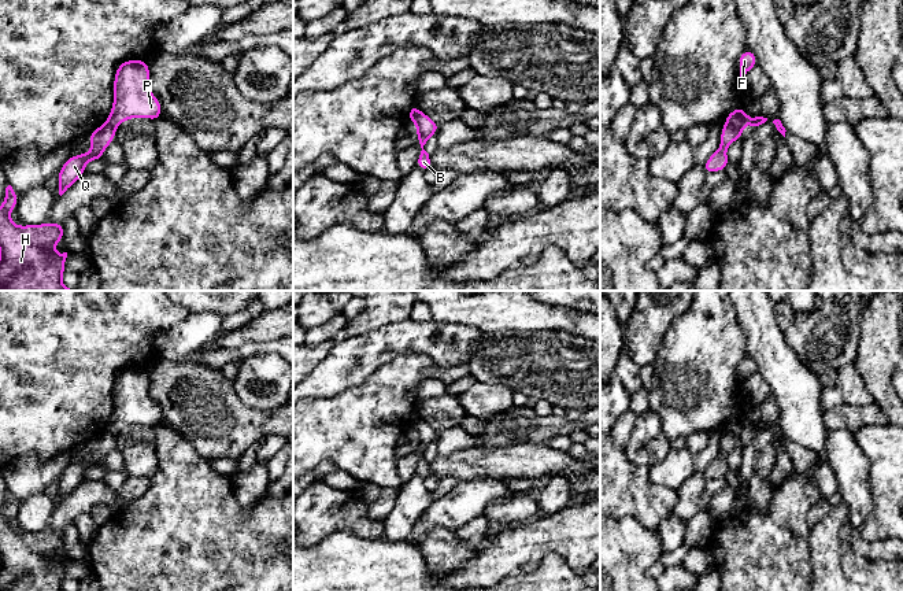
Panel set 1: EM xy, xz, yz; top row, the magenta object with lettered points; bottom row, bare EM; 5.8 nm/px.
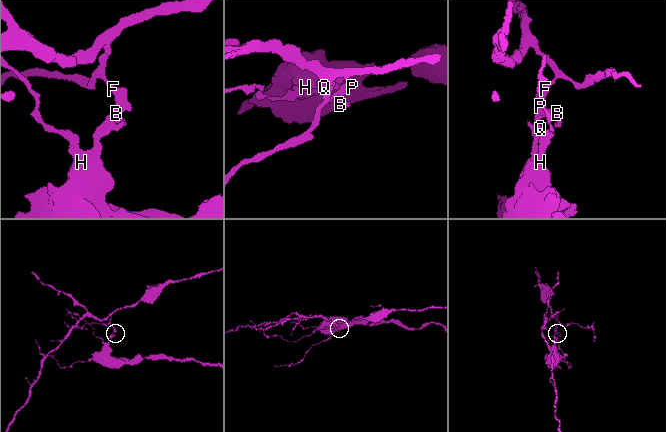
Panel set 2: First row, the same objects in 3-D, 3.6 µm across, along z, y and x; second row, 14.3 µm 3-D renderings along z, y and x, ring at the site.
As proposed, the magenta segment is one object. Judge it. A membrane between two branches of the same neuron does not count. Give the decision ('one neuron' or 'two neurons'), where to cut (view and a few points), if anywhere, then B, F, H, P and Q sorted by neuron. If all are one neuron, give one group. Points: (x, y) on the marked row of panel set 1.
two neurons; cut in yz along (725, 122), (740, 135); B F P / H Q

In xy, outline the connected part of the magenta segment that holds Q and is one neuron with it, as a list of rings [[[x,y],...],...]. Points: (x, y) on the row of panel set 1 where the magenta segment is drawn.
[[[107,123],[95,129],[89,134],[92,148],[86,154],[70,156],[62,166],[59,176],[59,195],[62,196],[74,182],[77,182],[85,173],[85,166],[90,160],[100,160],[104,149],[115,138],[115,130]]]

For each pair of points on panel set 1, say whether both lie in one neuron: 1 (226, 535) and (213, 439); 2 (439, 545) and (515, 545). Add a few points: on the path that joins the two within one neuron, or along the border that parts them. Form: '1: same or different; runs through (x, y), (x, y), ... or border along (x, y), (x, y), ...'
1: different; border along (185, 439), (210, 461)
2: different; border along (478, 547), (462, 565), (454, 569)

